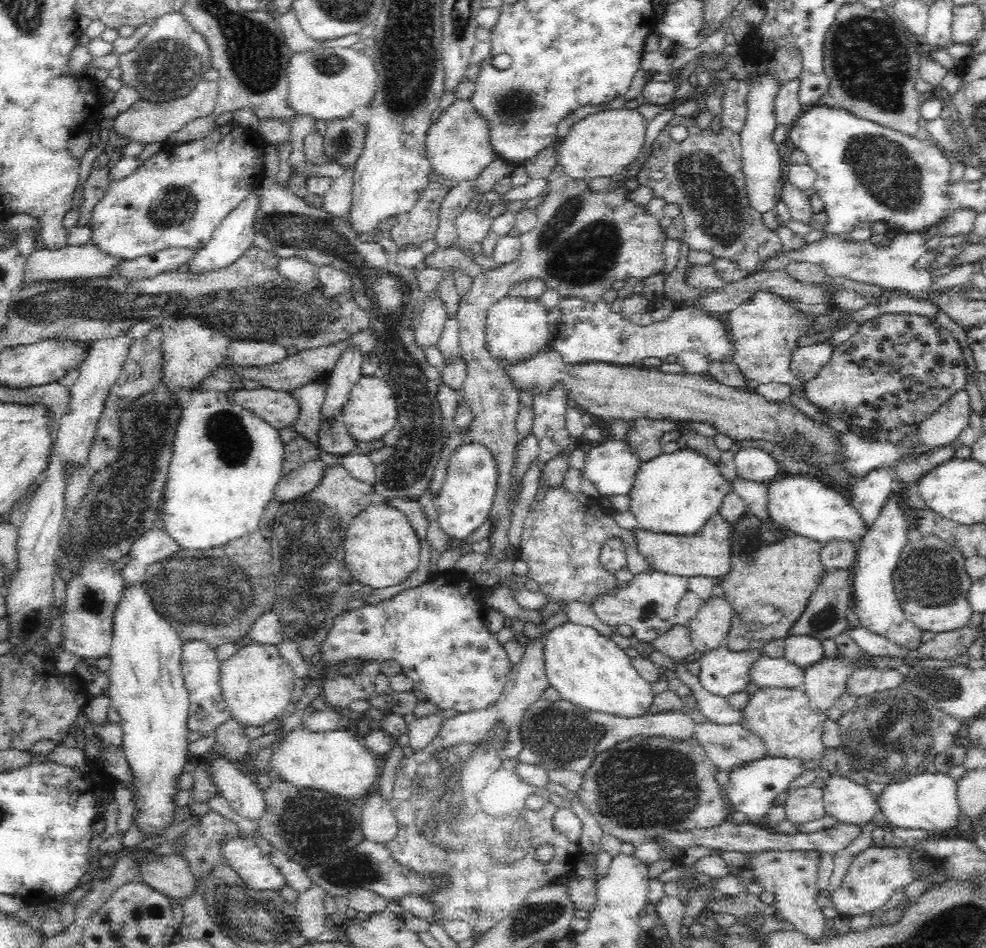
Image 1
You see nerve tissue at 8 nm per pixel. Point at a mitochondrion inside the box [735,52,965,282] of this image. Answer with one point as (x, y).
(888, 174)

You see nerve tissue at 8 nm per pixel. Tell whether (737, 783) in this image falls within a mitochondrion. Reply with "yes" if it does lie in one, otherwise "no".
no

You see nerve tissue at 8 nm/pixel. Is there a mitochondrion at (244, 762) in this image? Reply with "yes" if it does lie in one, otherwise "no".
no

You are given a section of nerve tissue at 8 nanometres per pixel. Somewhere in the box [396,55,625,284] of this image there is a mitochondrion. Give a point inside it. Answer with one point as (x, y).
(514, 106)

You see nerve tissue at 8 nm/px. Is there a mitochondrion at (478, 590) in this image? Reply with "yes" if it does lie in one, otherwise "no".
no

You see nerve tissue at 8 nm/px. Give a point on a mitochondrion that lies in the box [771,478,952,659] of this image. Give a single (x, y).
(826, 618)

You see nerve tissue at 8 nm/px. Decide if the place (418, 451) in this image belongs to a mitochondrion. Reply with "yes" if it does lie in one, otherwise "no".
yes

